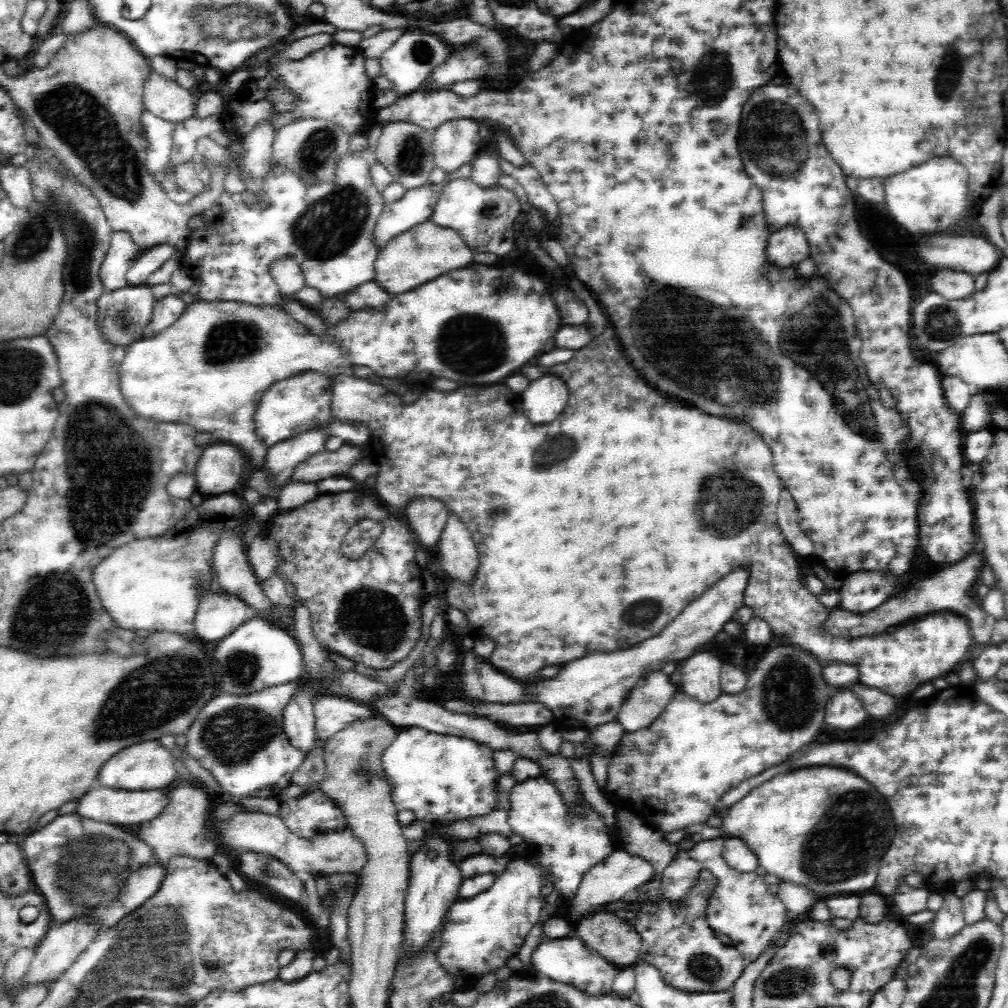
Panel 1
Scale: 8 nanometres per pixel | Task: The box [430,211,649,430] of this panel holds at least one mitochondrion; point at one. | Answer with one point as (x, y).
(469, 343)

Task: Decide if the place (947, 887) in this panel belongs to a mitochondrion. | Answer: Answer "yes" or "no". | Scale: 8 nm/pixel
no

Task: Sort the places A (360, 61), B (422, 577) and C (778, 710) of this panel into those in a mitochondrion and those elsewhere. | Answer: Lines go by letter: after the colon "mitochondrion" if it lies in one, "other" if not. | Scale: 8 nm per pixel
A: other
B: other
C: mitochondrion

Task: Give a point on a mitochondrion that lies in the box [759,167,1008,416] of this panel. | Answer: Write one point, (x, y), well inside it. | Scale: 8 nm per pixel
(941, 324)

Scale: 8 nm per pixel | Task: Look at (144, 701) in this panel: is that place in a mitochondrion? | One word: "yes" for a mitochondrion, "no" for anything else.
yes

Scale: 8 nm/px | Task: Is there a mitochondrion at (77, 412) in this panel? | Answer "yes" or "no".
yes

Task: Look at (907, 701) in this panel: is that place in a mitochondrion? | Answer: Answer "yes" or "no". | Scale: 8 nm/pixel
no

